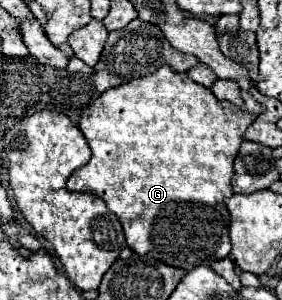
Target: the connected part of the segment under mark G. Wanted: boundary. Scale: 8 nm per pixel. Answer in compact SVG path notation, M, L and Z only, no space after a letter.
M170 66L96 94L86 110L84 94L96 92L70 92L70 118L76 120L76 114L82 114L78 128L88 140L92 158L68 178L66 188L100 196L122 222L126 244L136 254L150 254L182 270L192 270L200 264L212 266L226 258L230 254L230 214L224 198L232 194L232 164L244 132L256 116L218 100L210 88L196 84L186 74L174 72Z

